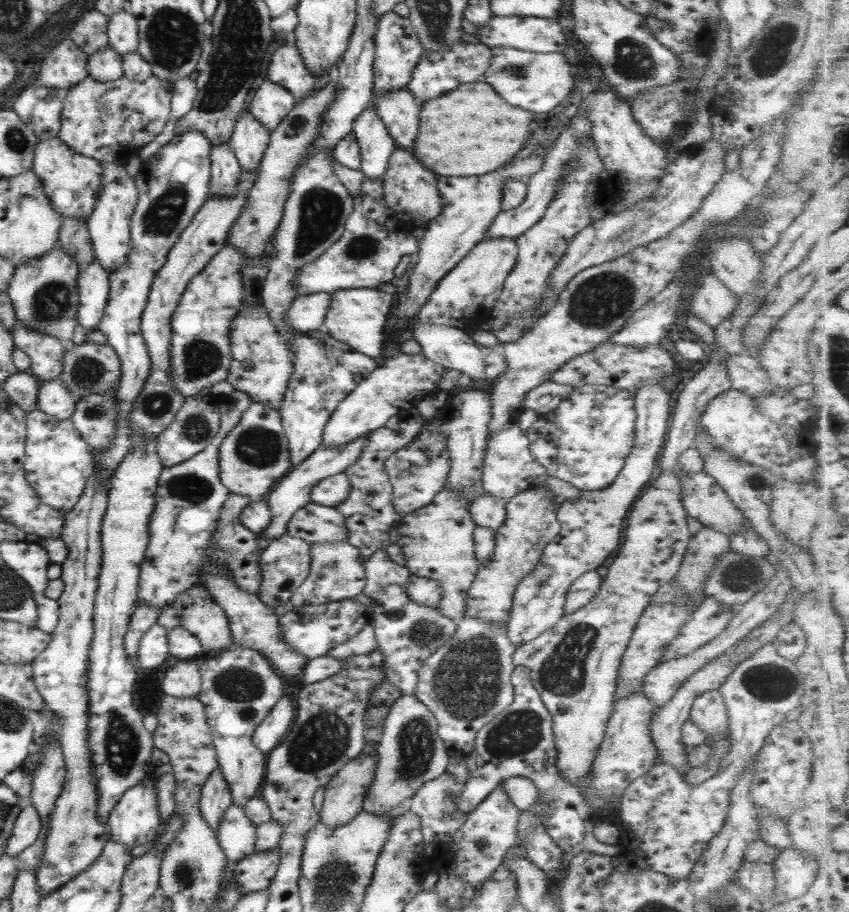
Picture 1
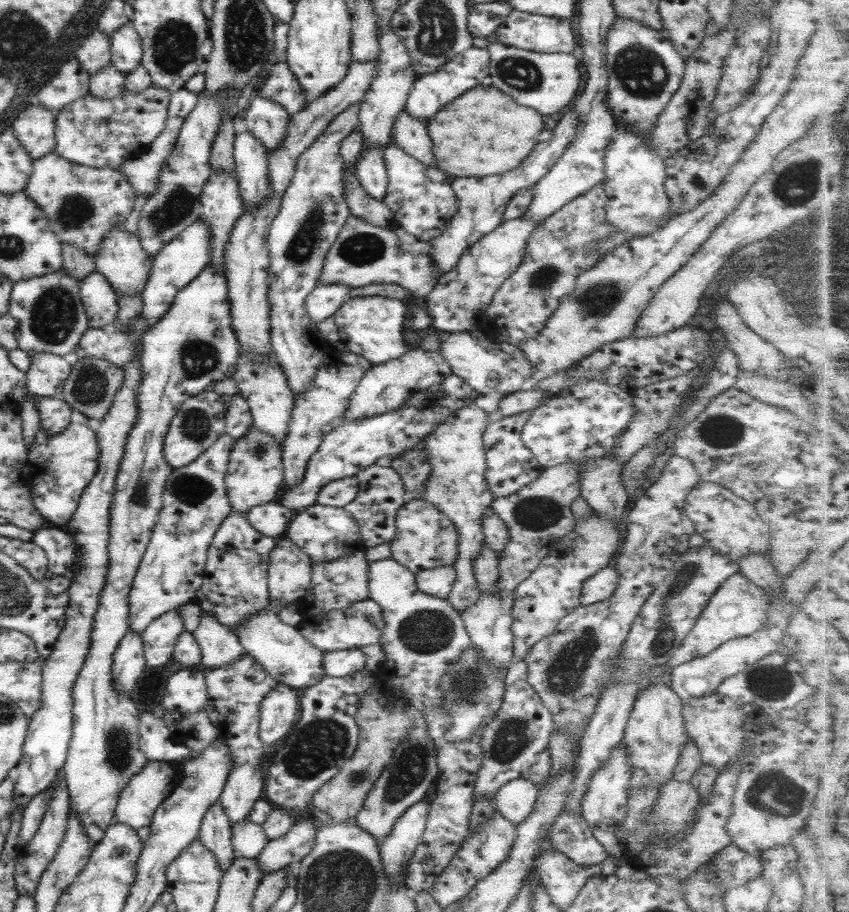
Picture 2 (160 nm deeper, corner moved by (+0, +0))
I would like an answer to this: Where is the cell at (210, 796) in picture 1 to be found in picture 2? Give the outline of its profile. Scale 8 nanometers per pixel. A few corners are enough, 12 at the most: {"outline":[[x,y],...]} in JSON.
{"outline":[[219,800],[205,811],[199,843],[227,870],[234,854]]}

